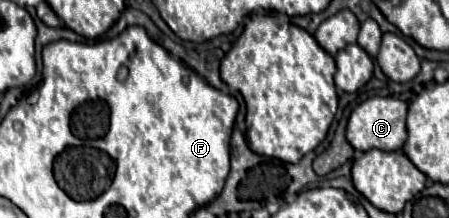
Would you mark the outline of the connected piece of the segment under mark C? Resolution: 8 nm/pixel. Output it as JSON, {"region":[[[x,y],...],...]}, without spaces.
{"region":[[[371,97],[363,101],[349,117],[347,123],[347,141],[357,151],[369,151],[369,149],[381,149],[381,151],[397,151],[403,147],[407,139],[405,129],[405,115],[407,115],[407,103],[399,101],[395,97]]]}

